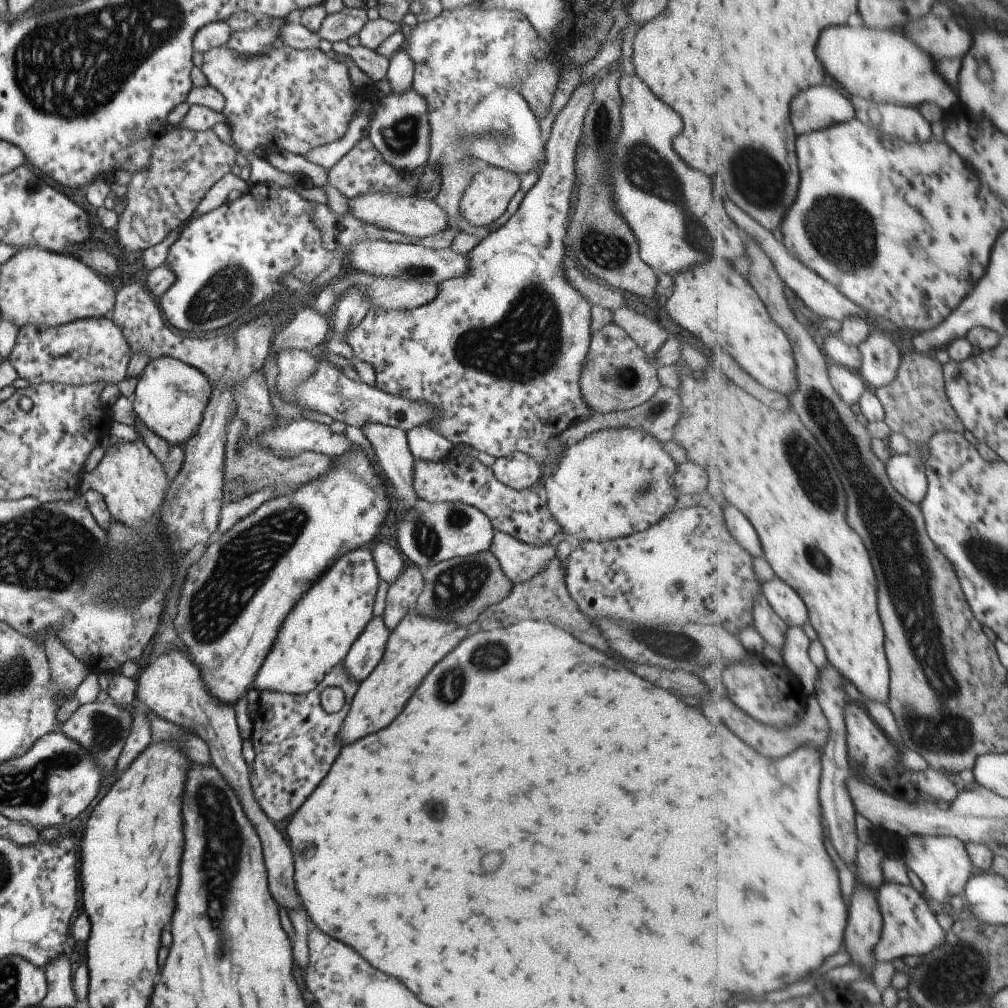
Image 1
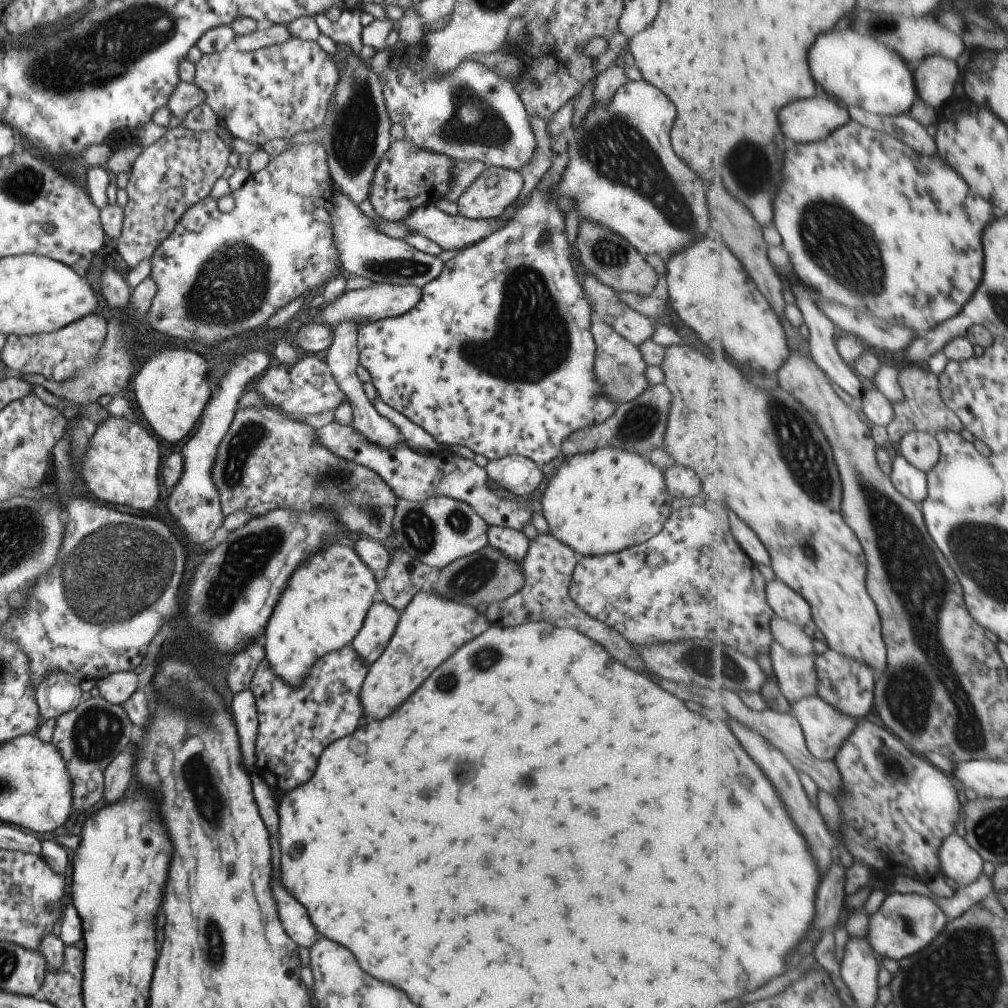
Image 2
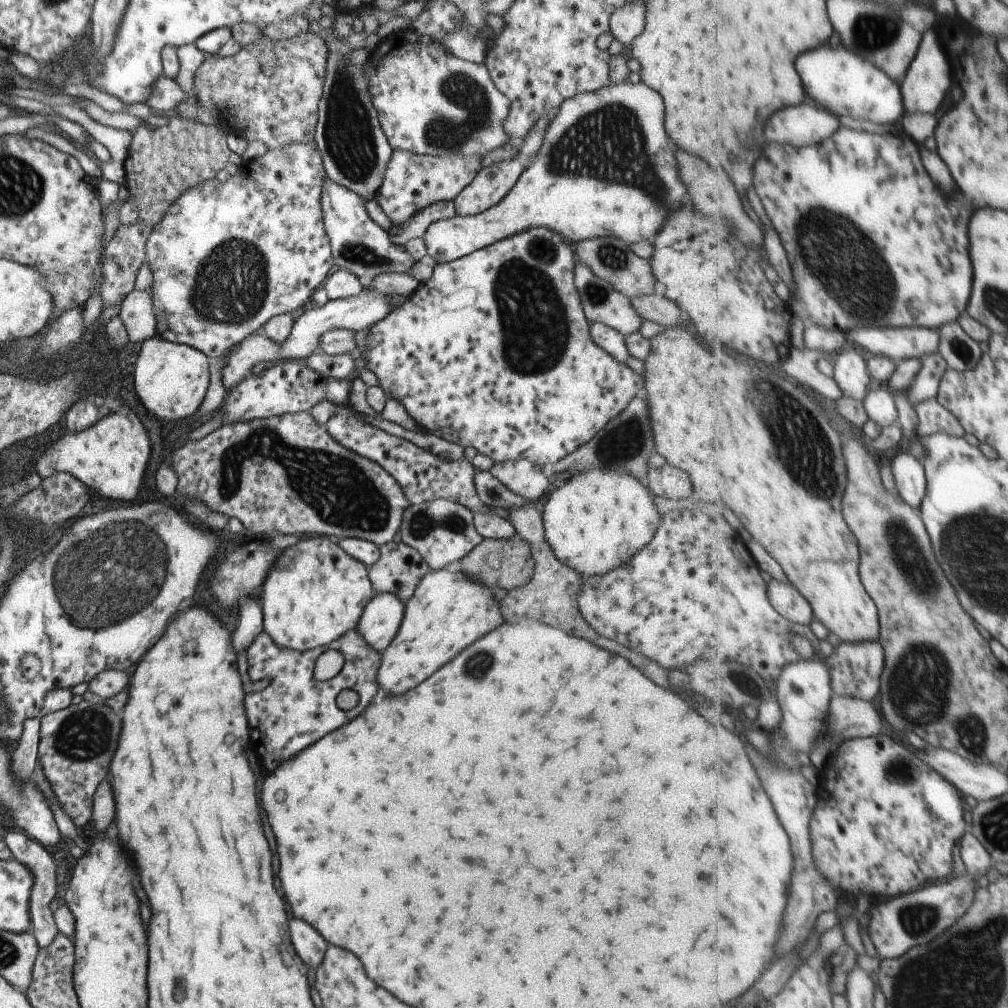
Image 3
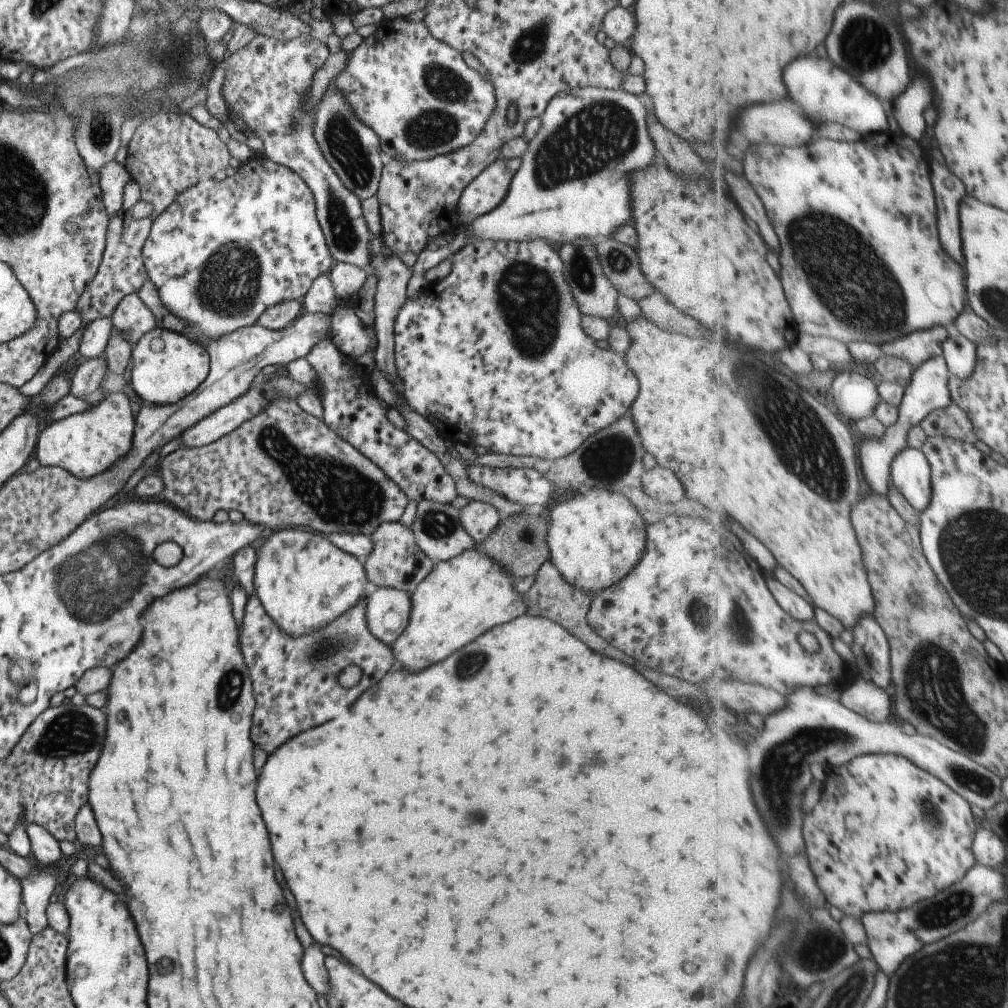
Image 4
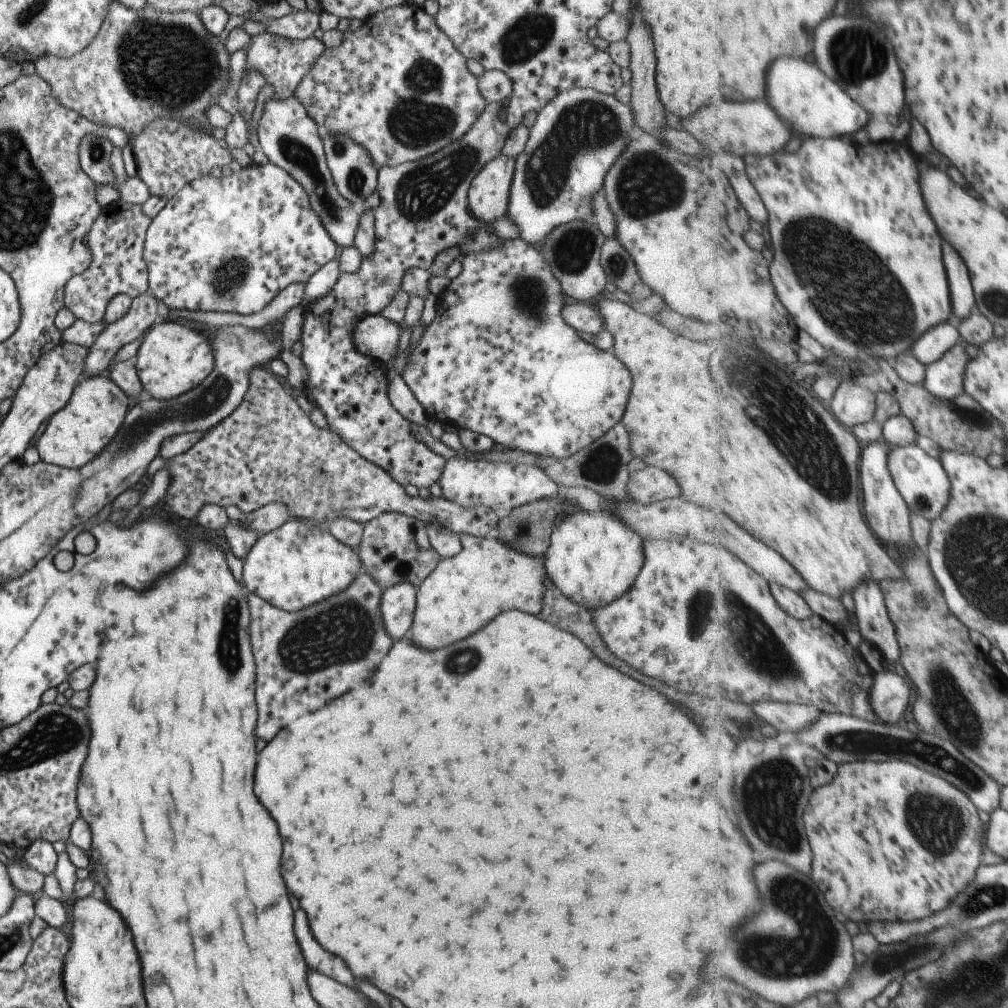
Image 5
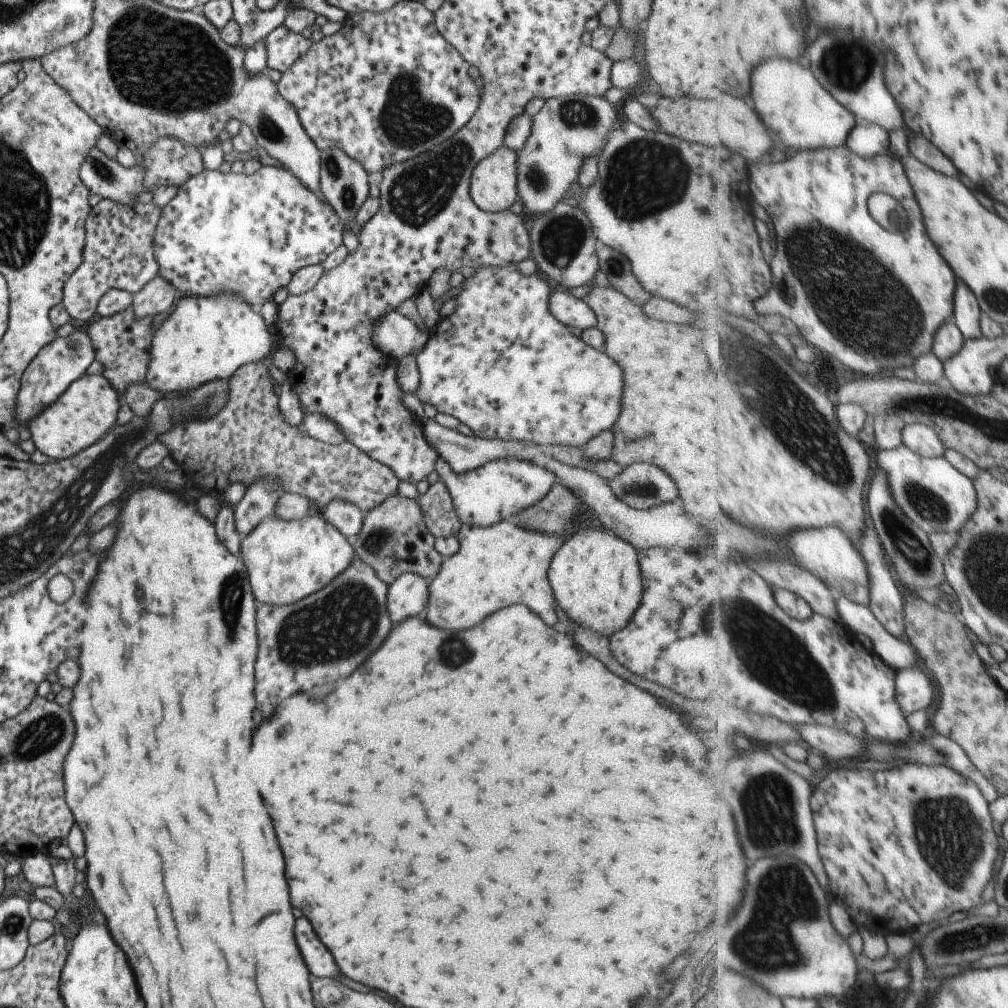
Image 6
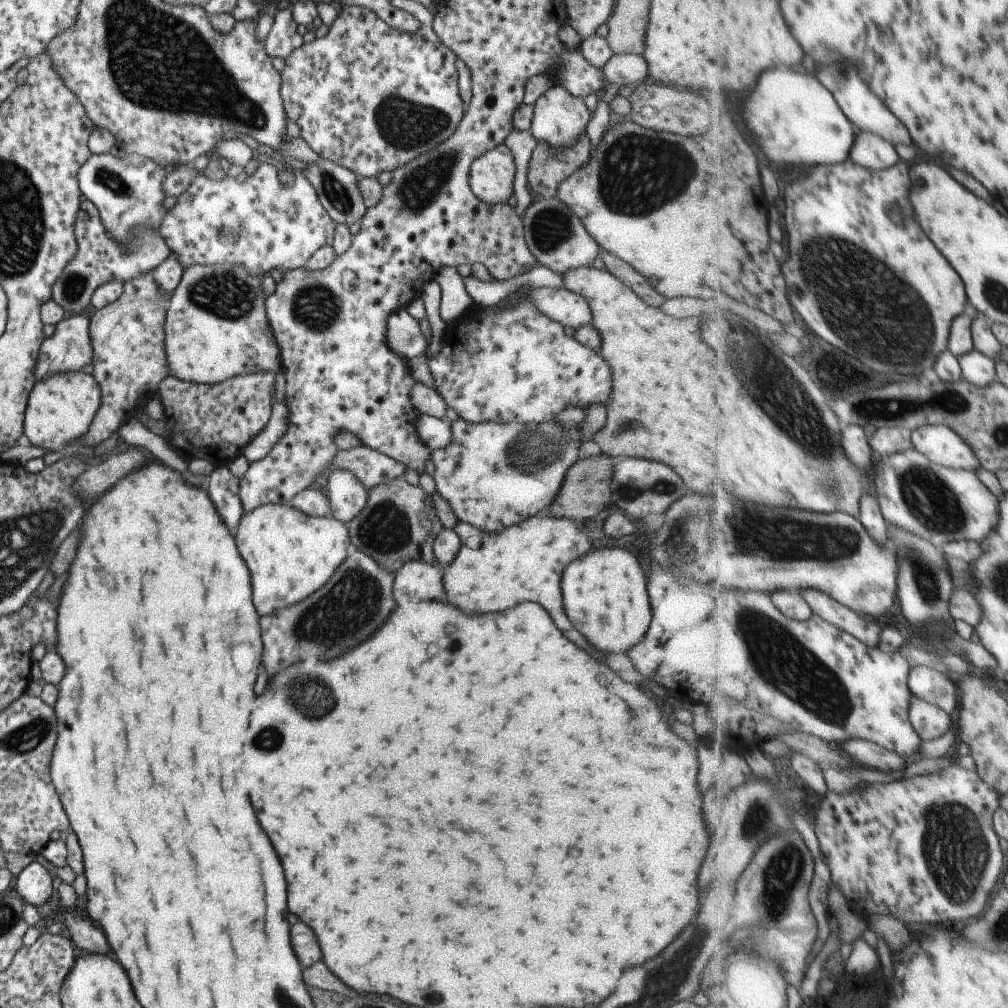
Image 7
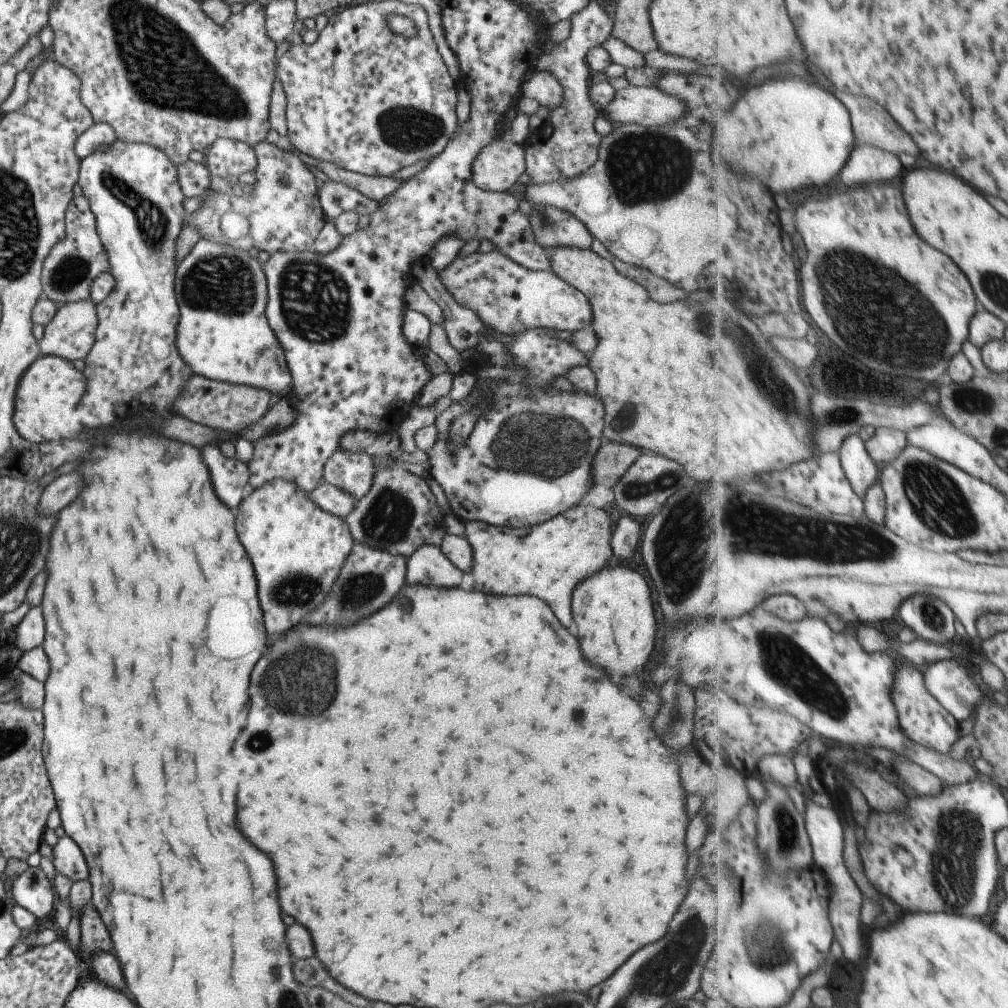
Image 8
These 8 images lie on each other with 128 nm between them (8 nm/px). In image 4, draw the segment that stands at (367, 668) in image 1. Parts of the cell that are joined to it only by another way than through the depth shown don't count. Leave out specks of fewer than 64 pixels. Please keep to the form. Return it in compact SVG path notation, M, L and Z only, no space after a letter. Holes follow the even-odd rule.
M392 587L372 588L367 596L367 623L379 641L392 642L406 630L410 620L411 595Z

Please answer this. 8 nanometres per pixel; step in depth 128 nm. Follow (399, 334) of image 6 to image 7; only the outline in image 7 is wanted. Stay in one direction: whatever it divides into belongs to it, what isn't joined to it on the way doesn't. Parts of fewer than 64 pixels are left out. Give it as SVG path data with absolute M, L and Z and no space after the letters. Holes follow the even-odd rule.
M406 308L389 316L386 338L388 346L406 360L420 356L426 349L426 338L420 331L420 323Z

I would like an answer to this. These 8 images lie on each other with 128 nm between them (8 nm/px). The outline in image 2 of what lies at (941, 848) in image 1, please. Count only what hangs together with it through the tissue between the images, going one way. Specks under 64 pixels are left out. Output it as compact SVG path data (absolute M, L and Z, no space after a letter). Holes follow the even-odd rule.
M954 833L945 842L941 857L944 877L951 877L961 886L970 886L984 874L985 858L974 848L966 837Z

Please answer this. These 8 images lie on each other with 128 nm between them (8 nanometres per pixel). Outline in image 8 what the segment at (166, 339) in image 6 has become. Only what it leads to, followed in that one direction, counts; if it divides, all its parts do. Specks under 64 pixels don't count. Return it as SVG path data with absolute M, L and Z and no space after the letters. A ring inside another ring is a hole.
M202 237L179 262L174 286L180 311L177 347L184 362L190 366L194 374L213 381L267 390L280 398L293 398L291 391L294 381L284 349L266 318L267 278L260 267L260 260L252 258L248 251L237 249L228 243Z

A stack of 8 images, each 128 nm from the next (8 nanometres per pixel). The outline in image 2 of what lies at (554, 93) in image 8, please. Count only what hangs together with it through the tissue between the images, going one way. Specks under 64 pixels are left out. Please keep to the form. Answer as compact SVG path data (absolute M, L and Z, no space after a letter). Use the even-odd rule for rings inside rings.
M629 79L615 93L611 99L603 105L596 103L590 106L589 110L584 114L582 124L580 126L571 125L569 131L564 135L567 140L567 160L566 168L563 170L562 176L557 183L554 183L549 190L549 196L555 201L557 207L566 215L569 210L576 210L580 216L580 220L585 219L594 225L601 226L603 229L611 230L620 236L623 236L642 256L647 254L657 254L667 261L667 258L691 242L698 240L700 237L709 234L709 216L706 206L706 188L701 178L674 152L671 143L672 124L676 120L676 110L674 104L670 102L666 95L658 90L655 86L649 85L644 79L633 81ZM520 197L508 205L501 215L491 219L469 219L460 214L449 215L439 210L434 205L434 201L428 205L420 205L414 209L402 222L408 224L410 230L414 234L420 234L432 242L436 242L443 251L458 251L459 249L465 249L471 247L480 241L483 241L487 236L490 236L493 232L500 230L503 226L506 226L509 220L518 212L518 210L525 204L528 197Z

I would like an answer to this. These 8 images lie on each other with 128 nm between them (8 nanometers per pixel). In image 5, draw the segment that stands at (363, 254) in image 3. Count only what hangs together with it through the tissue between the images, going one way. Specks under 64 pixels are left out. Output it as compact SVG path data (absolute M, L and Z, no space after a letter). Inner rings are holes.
M296 96L270 98L264 104L263 113L258 122L258 137L270 163L288 172L304 188L312 210L318 214L320 222L339 249L354 246L360 209L338 192L328 168L322 136L318 133L316 122L308 117L304 104Z

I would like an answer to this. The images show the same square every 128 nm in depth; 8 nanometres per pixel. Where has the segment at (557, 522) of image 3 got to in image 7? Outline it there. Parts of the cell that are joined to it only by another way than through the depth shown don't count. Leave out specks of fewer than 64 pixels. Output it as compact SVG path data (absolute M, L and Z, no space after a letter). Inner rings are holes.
M614 547L595 548L571 562L562 575L561 591L570 622L592 646L606 654L627 654L646 638L652 614L640 562L628 550Z

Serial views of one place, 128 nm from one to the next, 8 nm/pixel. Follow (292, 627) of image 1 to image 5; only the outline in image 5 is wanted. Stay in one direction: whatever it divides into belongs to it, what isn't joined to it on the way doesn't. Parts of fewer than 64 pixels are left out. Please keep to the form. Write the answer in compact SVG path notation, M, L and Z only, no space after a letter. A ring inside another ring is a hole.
M290 519L283 526L256 540L244 560L244 584L248 592L256 594L276 608L292 612L346 590L362 571L358 551L338 542L324 526L310 520Z

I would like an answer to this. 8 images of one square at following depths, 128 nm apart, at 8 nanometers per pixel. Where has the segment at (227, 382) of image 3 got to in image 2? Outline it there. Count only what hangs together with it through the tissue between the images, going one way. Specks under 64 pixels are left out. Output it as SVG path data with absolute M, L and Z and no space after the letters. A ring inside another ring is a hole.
M377 283L366 289L346 291L334 302L324 304L321 316L317 319L331 328L337 327L344 321L353 319L360 325L377 321L386 317L395 317L408 312L421 301L423 290L414 285L395 285L392 283Z

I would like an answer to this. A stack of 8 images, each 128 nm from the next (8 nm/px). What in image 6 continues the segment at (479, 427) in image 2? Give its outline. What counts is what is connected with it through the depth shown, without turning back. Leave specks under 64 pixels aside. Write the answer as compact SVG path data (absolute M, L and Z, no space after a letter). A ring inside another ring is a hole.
M516 265L507 267L477 267L474 276L464 280L464 288L457 295L455 311L446 318L441 317L430 333L429 342L416 356L416 364L420 377L420 386L416 396L422 402L428 402L436 408L438 413L446 413L457 418L462 424L472 429L476 437L483 439L500 439L505 442L521 442L542 446L547 449L550 445L576 445L583 448L583 444L599 432L609 429L617 419L621 409L621 392L623 387L622 370L608 354L588 346L580 337L574 336L565 324L556 320L550 314L549 303L550 286L546 278L538 272L535 276L522 276Z

